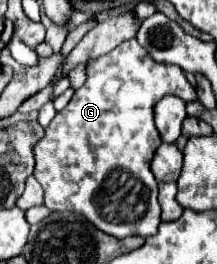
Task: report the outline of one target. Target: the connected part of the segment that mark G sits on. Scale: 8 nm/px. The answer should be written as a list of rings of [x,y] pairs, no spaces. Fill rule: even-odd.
[[[136,38],[122,42],[108,54],[88,60],[86,74],[86,84],[74,92],[70,104],[50,122],[44,138],[34,146],[34,178],[44,188],[44,204],[52,212],[76,212],[116,238],[154,236],[160,226],[160,204],[158,182],[150,172],[150,160],[162,144],[154,124],[154,106],[166,94],[182,96],[186,102],[198,100],[196,90],[186,80],[182,68],[154,62]]]

